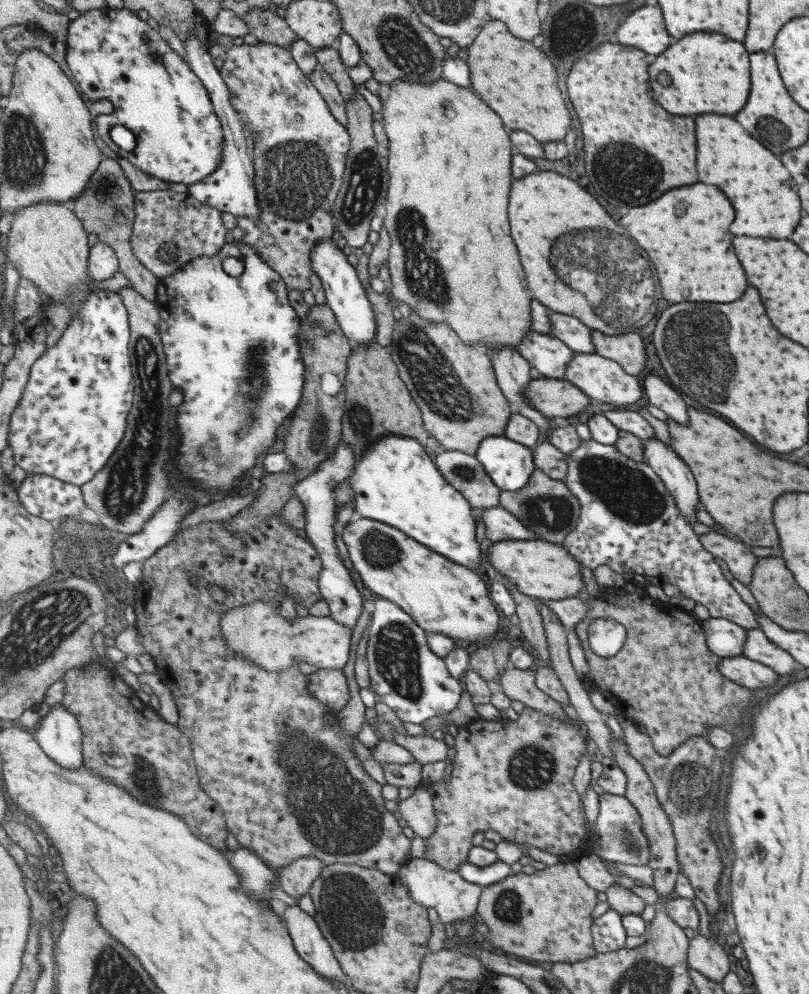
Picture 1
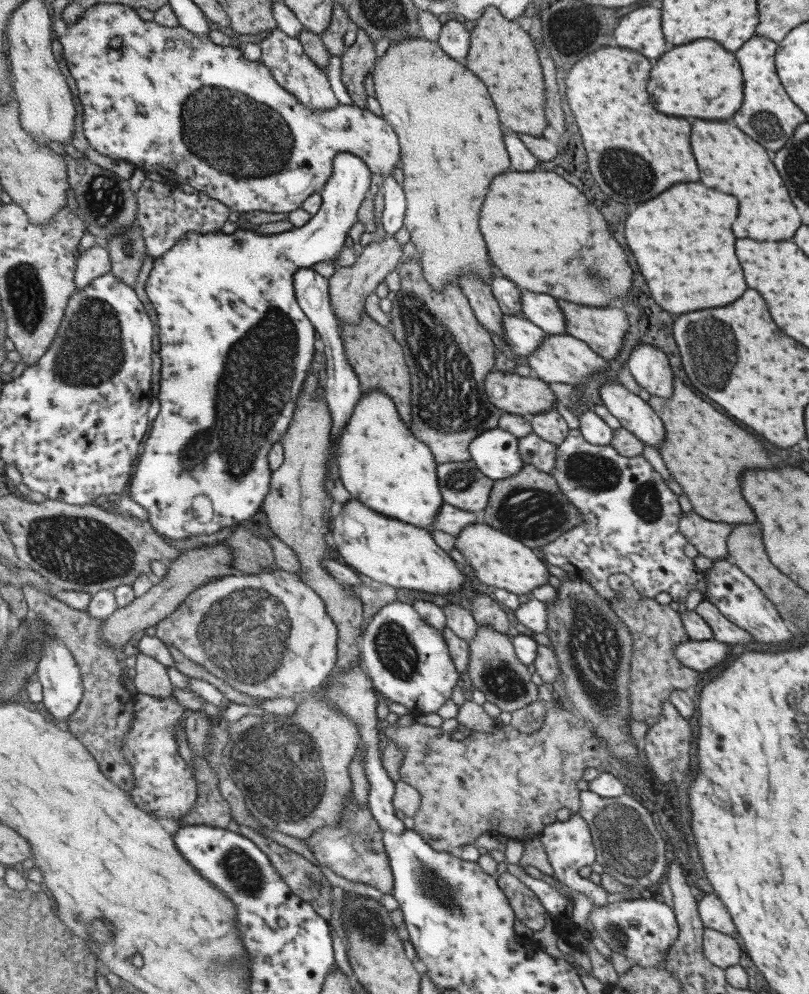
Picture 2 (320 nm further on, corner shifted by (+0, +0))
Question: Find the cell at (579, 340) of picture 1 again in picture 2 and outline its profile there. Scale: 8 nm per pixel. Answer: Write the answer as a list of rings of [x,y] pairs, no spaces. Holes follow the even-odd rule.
[[[520,290],[520,307],[522,316],[544,333],[565,333],[563,315],[552,296]]]

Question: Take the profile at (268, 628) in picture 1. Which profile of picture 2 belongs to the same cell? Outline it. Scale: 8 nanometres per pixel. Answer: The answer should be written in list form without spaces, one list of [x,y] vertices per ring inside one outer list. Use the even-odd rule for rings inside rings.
[[[277,569],[270,573],[260,574],[233,574],[219,579],[213,579],[207,584],[196,588],[162,623],[156,626],[156,637],[163,643],[176,647],[187,659],[201,665],[209,673],[226,681],[233,689],[254,698],[266,698],[266,700],[283,700],[283,697],[296,697],[301,693],[313,693],[319,690],[332,676],[339,662],[338,625],[328,612],[326,601],[314,588],[306,583],[299,573]]]

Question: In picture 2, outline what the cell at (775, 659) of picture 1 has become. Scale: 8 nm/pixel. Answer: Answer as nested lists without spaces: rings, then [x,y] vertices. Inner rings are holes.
[[[701,599],[694,608],[695,614],[698,614],[712,630],[713,639],[725,645],[743,646],[754,642],[753,637],[745,630],[735,626],[730,620],[727,620],[709,601]]]

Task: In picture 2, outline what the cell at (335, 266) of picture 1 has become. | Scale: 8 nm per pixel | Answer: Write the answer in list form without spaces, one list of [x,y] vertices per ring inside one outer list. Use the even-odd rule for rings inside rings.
[[[341,152],[334,159],[331,179],[327,181],[327,185],[320,193],[322,206],[300,229],[291,229],[272,235],[262,235],[248,229],[231,228],[210,233],[190,232],[183,235],[182,239],[169,252],[154,259],[154,267],[146,285],[146,292],[158,312],[161,332],[160,348],[157,350],[162,361],[160,390],[157,396],[160,401],[160,411],[151,425],[149,437],[145,440],[142,454],[137,460],[135,476],[129,486],[129,497],[146,509],[147,520],[152,522],[153,528],[158,533],[175,540],[185,540],[191,536],[201,536],[201,534],[217,534],[223,528],[236,526],[243,520],[249,520],[266,502],[274,474],[270,467],[271,449],[275,443],[282,442],[287,430],[291,428],[300,392],[313,368],[316,350],[320,346],[316,328],[311,325],[310,318],[298,303],[294,289],[294,277],[300,268],[315,266],[329,258],[333,258],[336,265],[343,247],[350,243],[347,236],[349,230],[359,221],[357,212],[369,196],[369,188],[373,182],[371,173],[369,166],[359,156],[355,156],[351,152]],[[201,496],[205,496],[211,502],[212,510],[209,510],[207,516],[201,516],[199,510],[195,510],[195,504],[197,504],[195,500]]]

